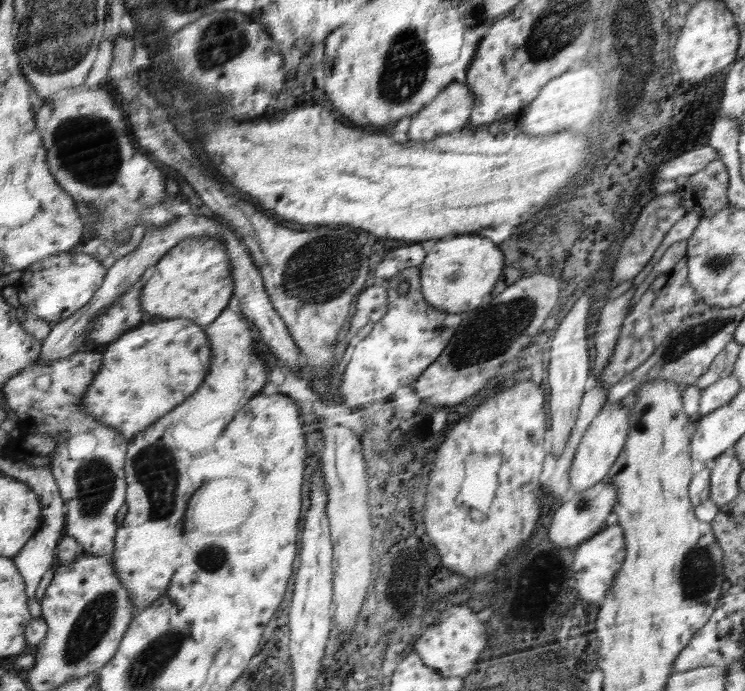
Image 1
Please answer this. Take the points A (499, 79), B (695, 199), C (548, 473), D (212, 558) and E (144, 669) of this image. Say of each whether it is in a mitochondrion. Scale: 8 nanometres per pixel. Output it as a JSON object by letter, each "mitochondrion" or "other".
{"A":"other","B":"other","C":"other","D":"mitochondrion","E":"mitochondrion"}

